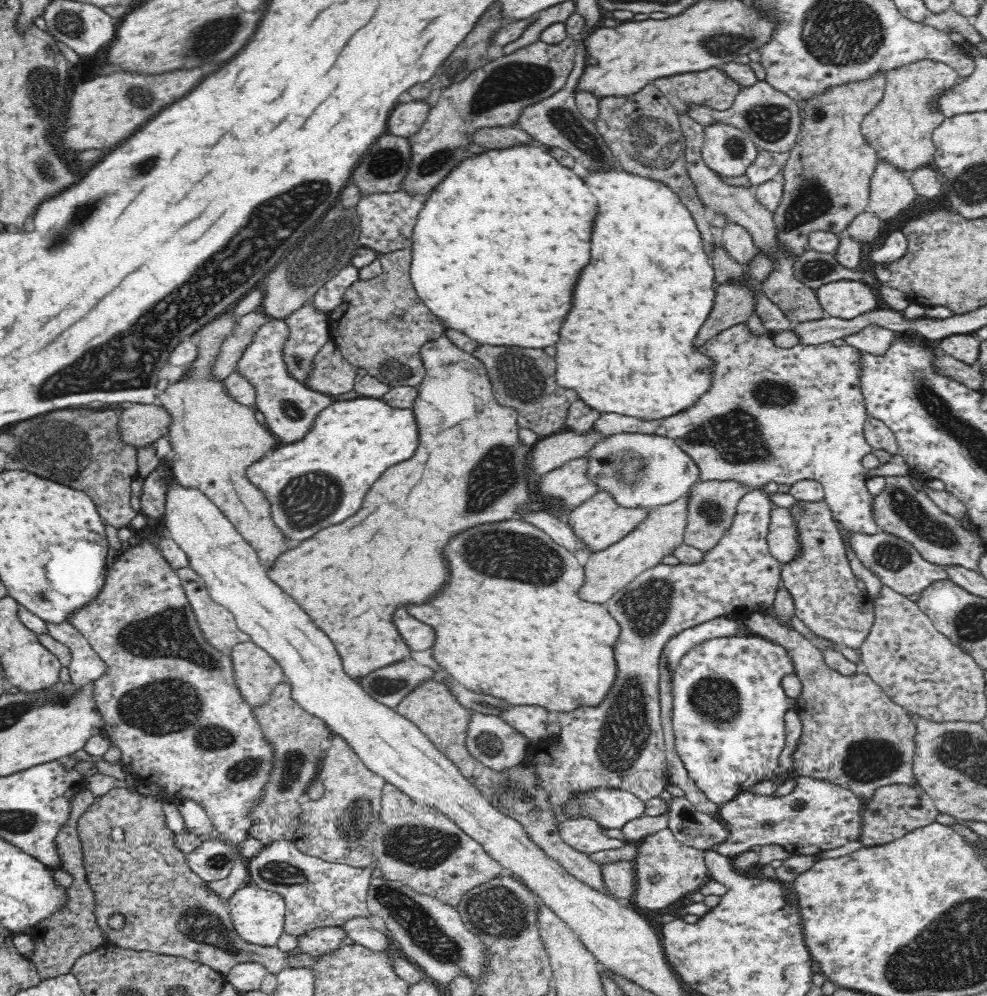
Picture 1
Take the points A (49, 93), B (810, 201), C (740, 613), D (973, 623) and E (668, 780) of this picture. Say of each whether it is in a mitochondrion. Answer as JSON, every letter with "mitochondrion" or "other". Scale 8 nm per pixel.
{"A":"mitochondrion","B":"mitochondrion","C":"other","D":"mitochondrion","E":"other"}

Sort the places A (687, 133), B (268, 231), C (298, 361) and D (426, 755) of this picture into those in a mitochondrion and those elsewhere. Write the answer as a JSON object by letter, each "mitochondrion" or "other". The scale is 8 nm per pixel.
{"A":"mitochondrion","B":"mitochondrion","C":"mitochondrion","D":"other"}

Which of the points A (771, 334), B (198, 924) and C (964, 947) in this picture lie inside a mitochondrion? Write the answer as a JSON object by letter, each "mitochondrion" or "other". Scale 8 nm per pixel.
{"A":"other","B":"mitochondrion","C":"mitochondrion"}

